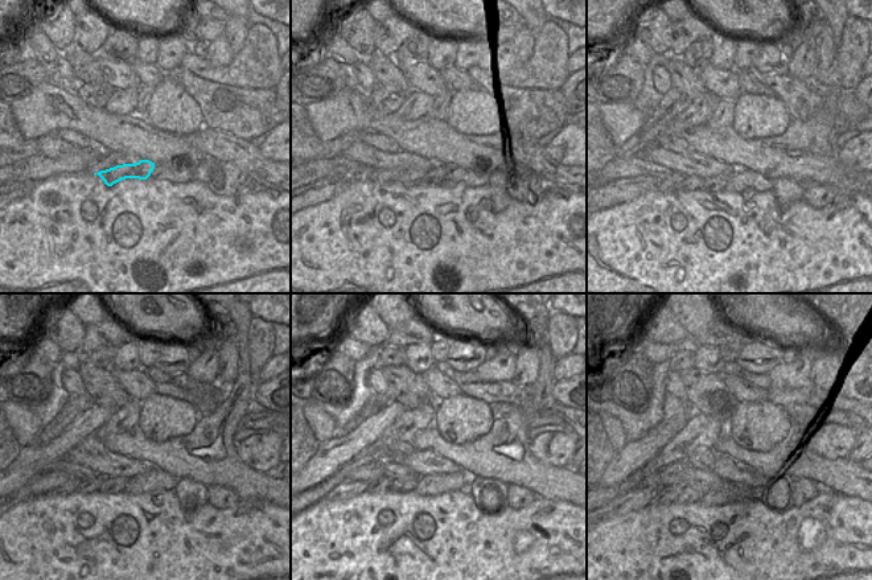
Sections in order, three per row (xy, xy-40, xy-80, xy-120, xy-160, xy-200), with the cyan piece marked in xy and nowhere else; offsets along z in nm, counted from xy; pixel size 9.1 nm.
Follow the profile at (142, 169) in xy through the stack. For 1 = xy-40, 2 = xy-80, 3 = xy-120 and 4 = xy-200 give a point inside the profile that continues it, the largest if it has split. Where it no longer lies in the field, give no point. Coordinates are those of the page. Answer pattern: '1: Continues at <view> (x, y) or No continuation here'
1: Continues at xy-40 (410, 177)
2: Continues at xy-80 (718, 182)
3: Continues at xy-120 (111, 484)
4: Continues at xy-200 (687, 494)

